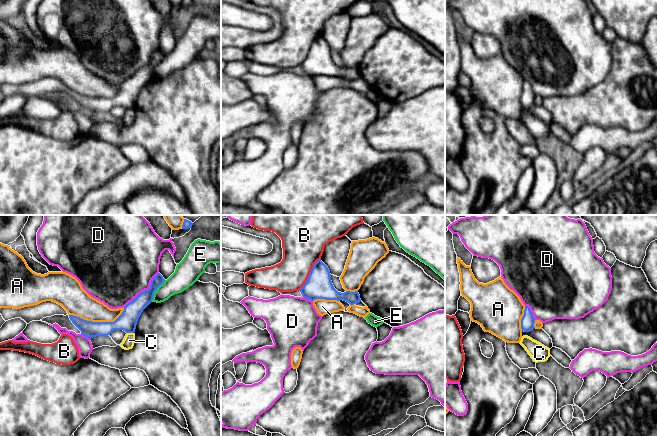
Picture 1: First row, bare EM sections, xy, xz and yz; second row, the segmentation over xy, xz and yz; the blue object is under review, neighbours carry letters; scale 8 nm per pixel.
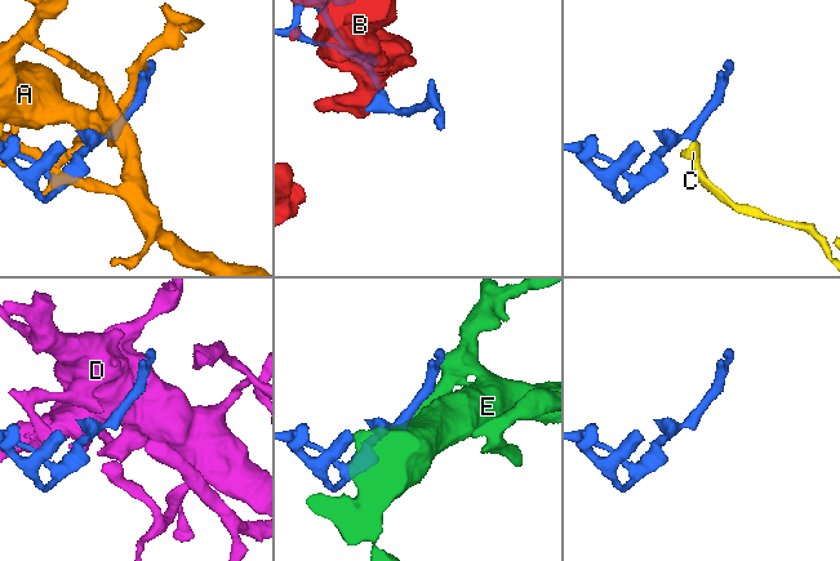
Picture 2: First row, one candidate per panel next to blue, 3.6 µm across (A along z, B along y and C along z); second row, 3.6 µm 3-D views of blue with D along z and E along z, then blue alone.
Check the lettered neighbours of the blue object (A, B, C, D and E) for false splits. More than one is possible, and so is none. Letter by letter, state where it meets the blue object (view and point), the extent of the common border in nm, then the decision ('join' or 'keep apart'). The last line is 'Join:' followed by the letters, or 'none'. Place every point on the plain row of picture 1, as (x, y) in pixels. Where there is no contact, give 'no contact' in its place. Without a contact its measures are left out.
A: xy (98, 98) | 460 nm | keep apart
B: xz (309, 50) | 300 nm | keep apart
C: xy (130, 108) | 60 nm | keep apart
D: xy (145, 66) | 400 nm | keep apart
E: xy (155, 66) | 200 nm | keep apart
Join: none

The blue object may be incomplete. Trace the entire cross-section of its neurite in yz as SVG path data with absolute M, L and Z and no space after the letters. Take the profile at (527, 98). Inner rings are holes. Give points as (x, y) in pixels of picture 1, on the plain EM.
M525 82L524 91L521 95L521 105L524 108L532 107L535 99L535 94L532 91L532 88L528 82Z

